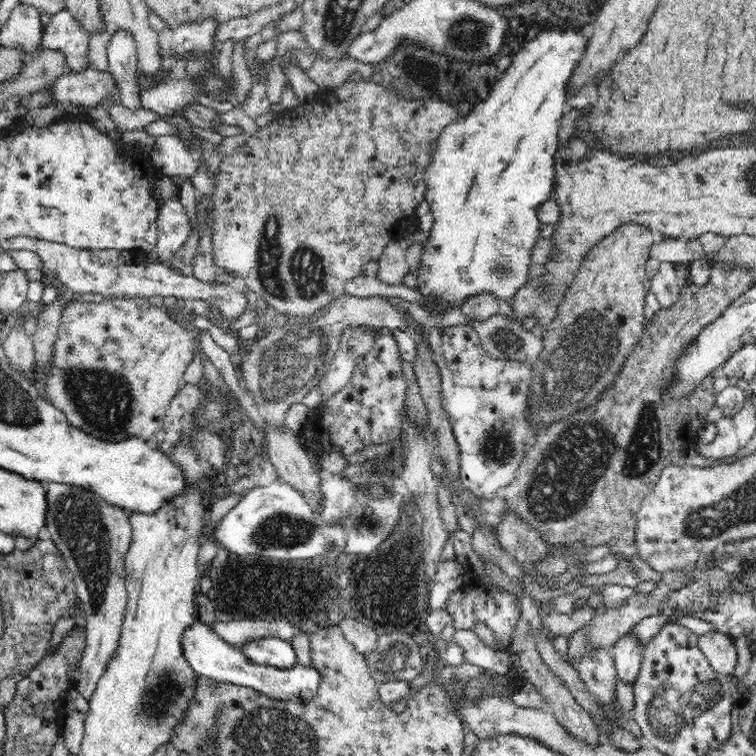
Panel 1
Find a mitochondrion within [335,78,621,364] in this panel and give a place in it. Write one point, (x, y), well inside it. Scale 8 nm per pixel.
(498, 263)

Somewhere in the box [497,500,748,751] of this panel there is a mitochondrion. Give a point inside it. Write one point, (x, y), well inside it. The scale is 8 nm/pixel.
(668, 714)

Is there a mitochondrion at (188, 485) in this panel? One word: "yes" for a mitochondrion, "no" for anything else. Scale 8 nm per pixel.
no

